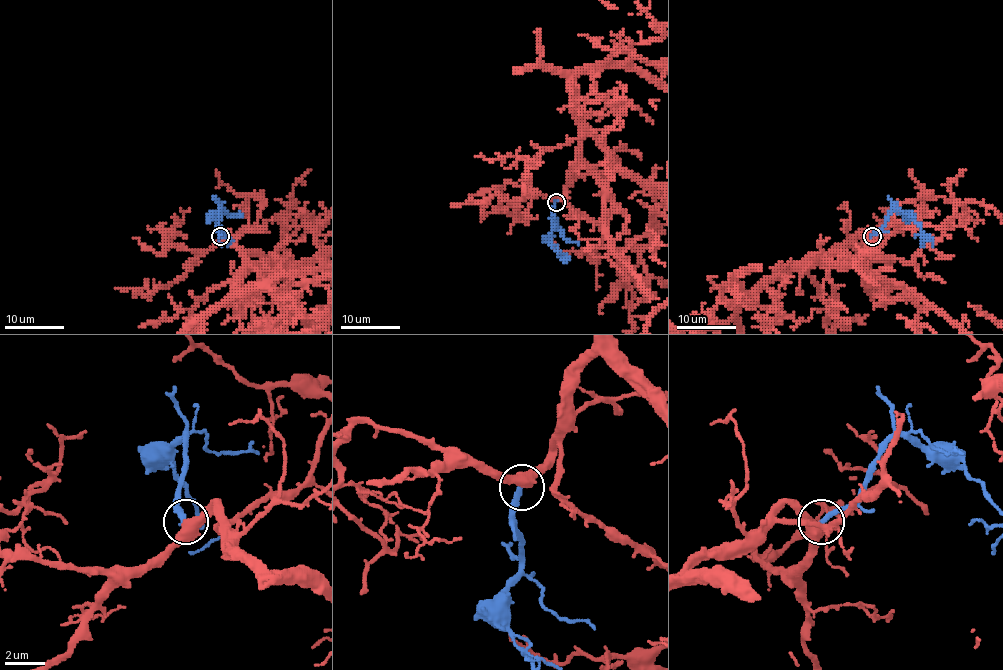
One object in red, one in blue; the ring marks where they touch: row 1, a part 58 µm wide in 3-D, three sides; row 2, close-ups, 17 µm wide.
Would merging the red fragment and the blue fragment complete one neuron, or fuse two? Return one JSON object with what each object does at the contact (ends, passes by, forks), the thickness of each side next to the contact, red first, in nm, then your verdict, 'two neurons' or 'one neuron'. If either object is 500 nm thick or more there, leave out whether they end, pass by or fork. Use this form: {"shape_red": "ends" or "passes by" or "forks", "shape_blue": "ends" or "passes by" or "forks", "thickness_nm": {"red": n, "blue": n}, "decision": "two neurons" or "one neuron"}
{"thickness_nm": {"red": 500, "blue": 280}, "decision": "one neuron"}

